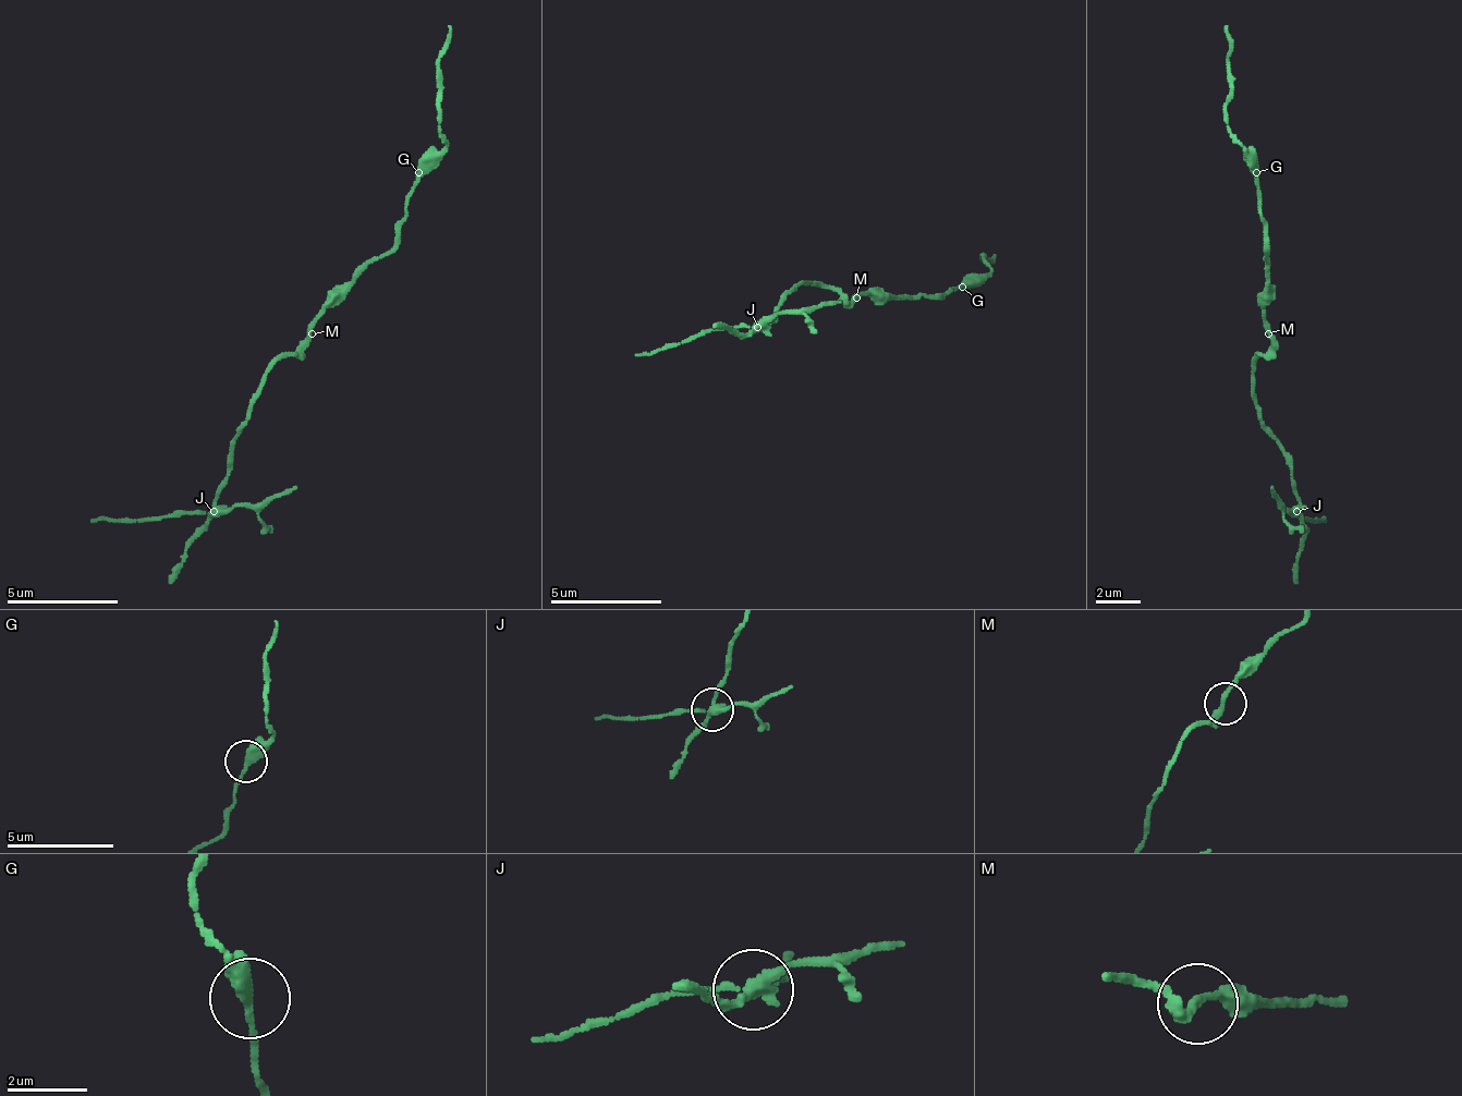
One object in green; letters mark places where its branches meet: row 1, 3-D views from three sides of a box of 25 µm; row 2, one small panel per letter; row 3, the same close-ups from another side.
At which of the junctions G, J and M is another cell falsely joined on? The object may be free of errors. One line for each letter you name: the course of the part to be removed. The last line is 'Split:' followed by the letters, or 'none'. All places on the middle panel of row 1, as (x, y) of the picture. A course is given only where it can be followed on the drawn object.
J: course (756, 326), (717, 326), (633, 353)
Split: J

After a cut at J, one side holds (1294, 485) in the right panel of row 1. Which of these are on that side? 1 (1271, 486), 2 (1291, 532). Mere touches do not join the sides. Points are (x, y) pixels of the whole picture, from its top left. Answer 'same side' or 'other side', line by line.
1: other side
2: other side

